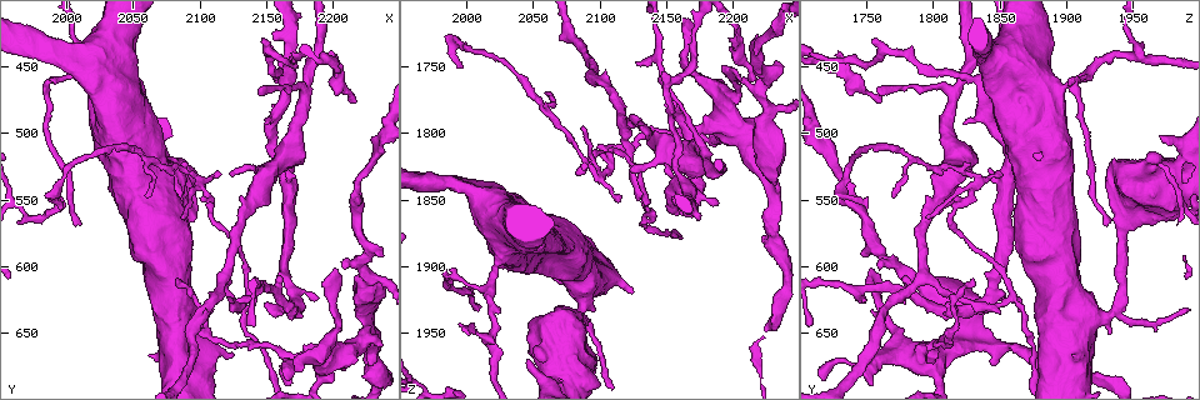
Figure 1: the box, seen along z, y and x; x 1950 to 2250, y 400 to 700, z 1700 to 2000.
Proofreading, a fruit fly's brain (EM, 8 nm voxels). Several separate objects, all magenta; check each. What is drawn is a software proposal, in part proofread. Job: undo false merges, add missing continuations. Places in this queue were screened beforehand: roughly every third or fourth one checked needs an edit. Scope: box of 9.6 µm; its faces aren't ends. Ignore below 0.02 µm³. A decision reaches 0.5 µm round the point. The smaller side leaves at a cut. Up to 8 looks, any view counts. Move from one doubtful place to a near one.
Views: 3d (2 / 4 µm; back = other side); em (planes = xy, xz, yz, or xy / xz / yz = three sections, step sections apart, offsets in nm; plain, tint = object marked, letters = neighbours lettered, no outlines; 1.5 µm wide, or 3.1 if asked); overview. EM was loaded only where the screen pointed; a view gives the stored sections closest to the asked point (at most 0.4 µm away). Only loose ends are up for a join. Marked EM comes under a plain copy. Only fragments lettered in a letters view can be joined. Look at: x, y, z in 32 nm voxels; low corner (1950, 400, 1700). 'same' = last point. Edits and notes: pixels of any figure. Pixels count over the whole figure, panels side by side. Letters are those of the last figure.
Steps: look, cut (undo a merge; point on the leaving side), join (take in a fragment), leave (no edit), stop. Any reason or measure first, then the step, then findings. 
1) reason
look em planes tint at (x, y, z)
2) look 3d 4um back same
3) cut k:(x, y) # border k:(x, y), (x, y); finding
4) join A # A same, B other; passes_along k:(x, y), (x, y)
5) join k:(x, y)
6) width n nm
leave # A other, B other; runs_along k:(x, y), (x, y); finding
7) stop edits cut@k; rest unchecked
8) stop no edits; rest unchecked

branch stops here
look em planes tint at (2046, 502, 1972)

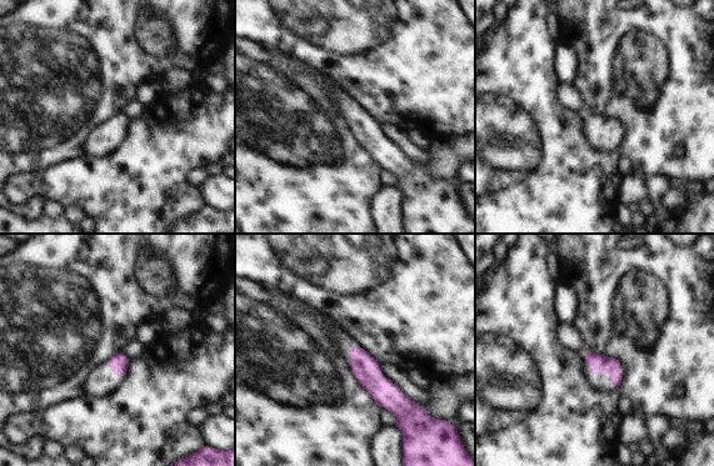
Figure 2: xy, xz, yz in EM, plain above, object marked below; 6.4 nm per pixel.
look em planes letters same

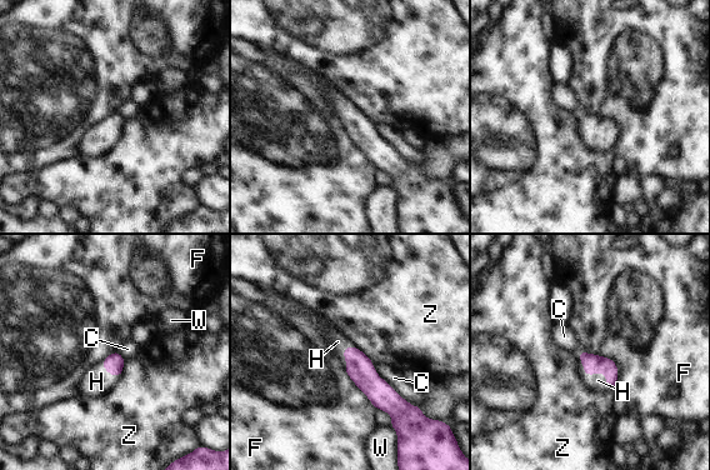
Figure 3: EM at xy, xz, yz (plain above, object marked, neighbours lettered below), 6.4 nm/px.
join H # C other, F other, H same, W other, Z other; it goes on there

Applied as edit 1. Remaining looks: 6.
look overview

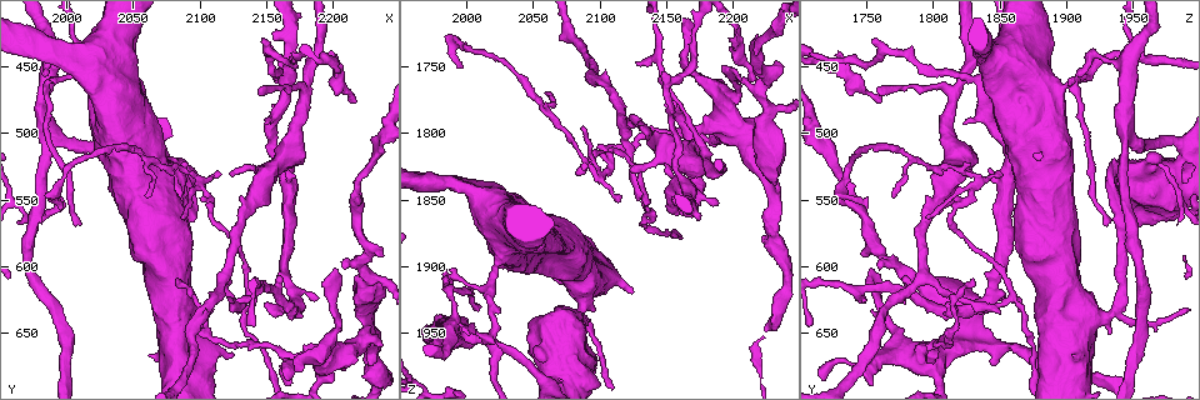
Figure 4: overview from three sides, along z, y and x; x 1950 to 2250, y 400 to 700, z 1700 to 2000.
thick turns thin
look 3d 4um back at (2084, 634, 1936)

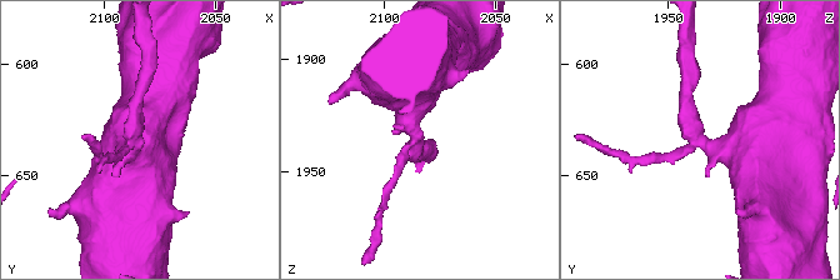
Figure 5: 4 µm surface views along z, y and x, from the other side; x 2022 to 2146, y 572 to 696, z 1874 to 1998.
shape alone is not enough
look em planes letters at (2085, 635, 1934)

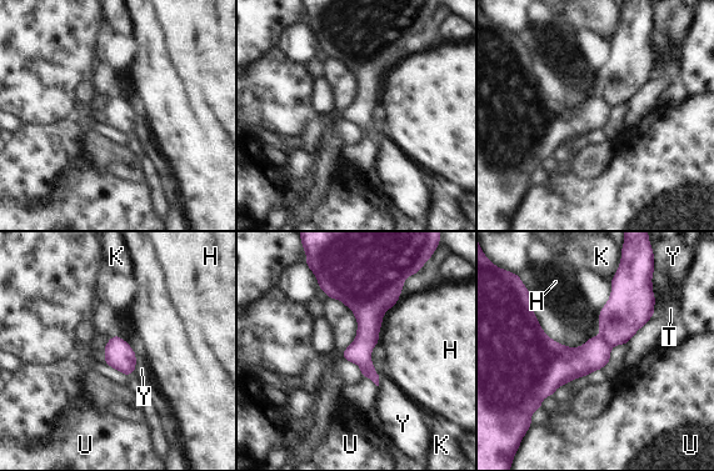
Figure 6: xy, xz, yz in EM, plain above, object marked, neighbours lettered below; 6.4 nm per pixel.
width 160 nm
cut 6:(627, 310) # H other, K other, T other, U other, Y other; border 6:(599, 334), (610, 349); a second cell is stuck on

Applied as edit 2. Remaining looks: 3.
three-way junction
look 3d 4um at (2136, 624, 1858)

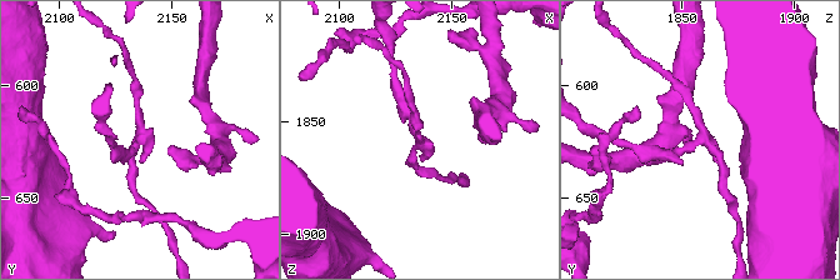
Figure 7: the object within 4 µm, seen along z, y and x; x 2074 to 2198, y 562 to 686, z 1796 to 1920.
look em planes tint at (2136, 625, 1856)

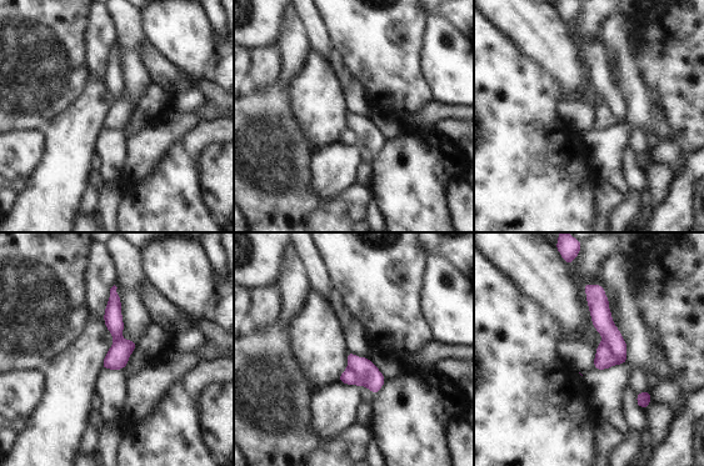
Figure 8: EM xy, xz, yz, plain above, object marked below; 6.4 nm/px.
look em planes letters same

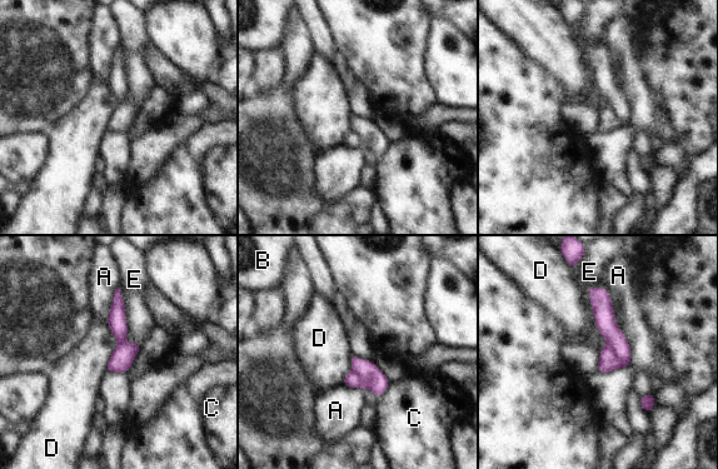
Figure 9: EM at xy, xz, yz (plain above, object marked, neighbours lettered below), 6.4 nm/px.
width 150 nm
cut 9:(606, 322) # A other, B other, C other, D other, E other; part_leaving 9:(592, 290), (627, 359); two cells meet here

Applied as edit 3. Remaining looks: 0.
stop edits join@3, cut@6, cut@9; rest unchecked

